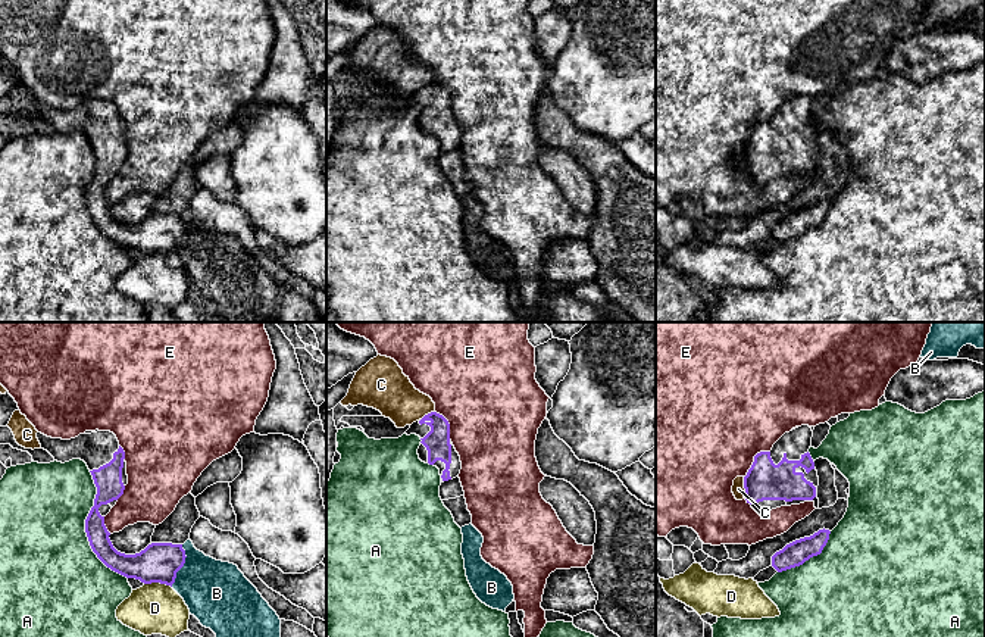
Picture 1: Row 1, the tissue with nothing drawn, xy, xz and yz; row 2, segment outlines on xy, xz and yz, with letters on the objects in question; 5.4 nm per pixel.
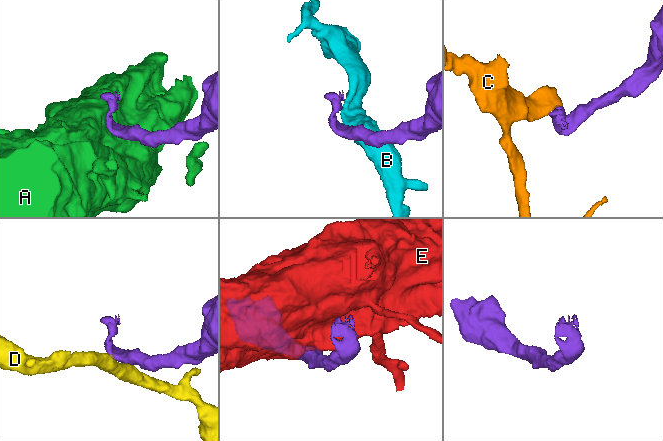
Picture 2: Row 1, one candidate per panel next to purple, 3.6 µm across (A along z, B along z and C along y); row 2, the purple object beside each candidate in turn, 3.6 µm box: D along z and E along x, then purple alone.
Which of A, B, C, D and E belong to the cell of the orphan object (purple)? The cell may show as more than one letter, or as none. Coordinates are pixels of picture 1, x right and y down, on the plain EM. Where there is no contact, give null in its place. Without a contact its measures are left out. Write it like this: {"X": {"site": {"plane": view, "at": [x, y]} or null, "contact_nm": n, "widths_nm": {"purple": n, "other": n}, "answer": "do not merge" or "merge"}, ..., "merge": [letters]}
{"A": {"site": {"plane": "xy", "at": [86, 199]}, "contact_nm": 650, "widths_nm": {"purple": 130, "other": 480}, "answer": "do not merge"}, "B": {"site": {"plane": "xy", "at": [183, 236]}, "contact_nm": 240, "widths_nm": {"purple": 220, "other": 360}, "answer": "do not merge"}, "C": {"site": {"plane": "xz", "at": [428, 84]}, "contact_nm": 90, "widths_nm": {"purple": 140, "other": 240}, "answer": "do not merge"}, "D": {"site": {"plane": "xy", "at": [158, 252]}, "contact_nm": 150, "widths_nm": {"purple": 220, "other": 280}, "answer": "do not merge"}, "E": {"site": {"plane": "yz", "at": [754, 130]}, "contact_nm": 200, "widths_nm": {"purple": 200, "other": 480}, "answer": "do not merge"}, "merge": []}

